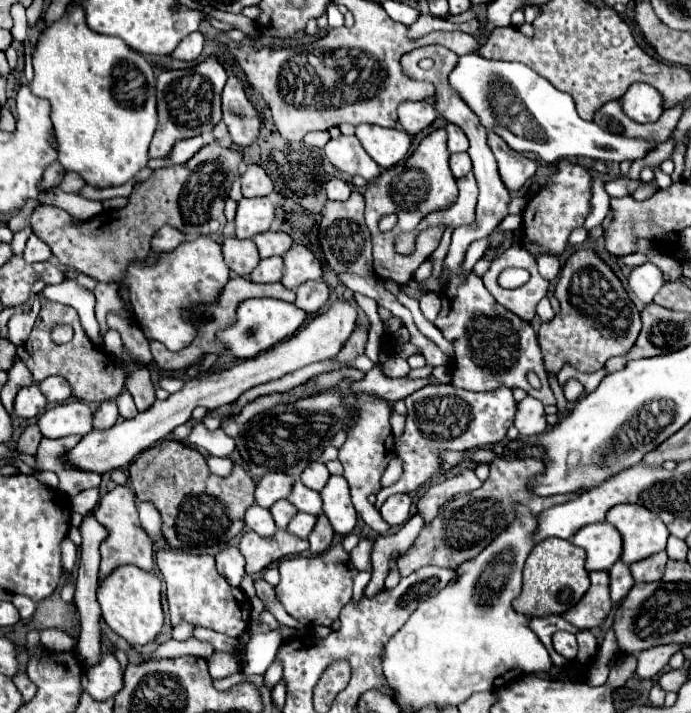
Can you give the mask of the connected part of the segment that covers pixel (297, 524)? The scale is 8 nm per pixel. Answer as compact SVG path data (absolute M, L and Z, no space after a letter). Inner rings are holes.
M298 513L290 523L288 523L288 531L294 533L296 537L302 537L302 539L308 539L308 535L312 533L316 525L316 515L308 515L308 513Z

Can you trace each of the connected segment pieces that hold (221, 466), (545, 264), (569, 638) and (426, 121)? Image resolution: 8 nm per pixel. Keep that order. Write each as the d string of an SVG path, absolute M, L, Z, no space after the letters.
M210 455L210 457L208 457L208 467L210 467L210 471L216 473L216 475L228 475L230 469L232 469L232 461Z
M540 255L538 257L538 271L540 271L540 275L544 279L552 281L560 273L560 263L558 263L558 259L554 255Z
M558 631L558 633L554 633L552 643L554 643L554 649L556 649L562 657L566 657L568 661L572 661L572 659L576 657L576 653L578 653L576 637L574 637L572 633L568 633L568 631Z
M404 101L398 107L398 121L410 135L426 129L436 119L436 109L428 101Z

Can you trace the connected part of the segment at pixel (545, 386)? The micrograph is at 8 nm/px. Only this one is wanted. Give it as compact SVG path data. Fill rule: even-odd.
M474 273L460 275L450 281L442 291L446 301L442 301L442 311L436 317L434 325L442 335L454 345L454 357L450 361L452 385L468 391L494 391L498 387L524 389L528 395L540 399L544 405L556 405L548 375L542 367L540 347L536 343L536 333L530 323L516 317L512 311L504 309L482 285L482 279ZM534 371L542 387L532 389L524 373Z

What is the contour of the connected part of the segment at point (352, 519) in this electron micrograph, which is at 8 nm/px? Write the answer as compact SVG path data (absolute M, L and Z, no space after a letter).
M332 475L326 483L326 487L320 491L322 501L324 501L324 515L330 519L334 531L338 535L348 535L358 521L356 509L350 501L350 491L348 491L348 483L342 475Z

